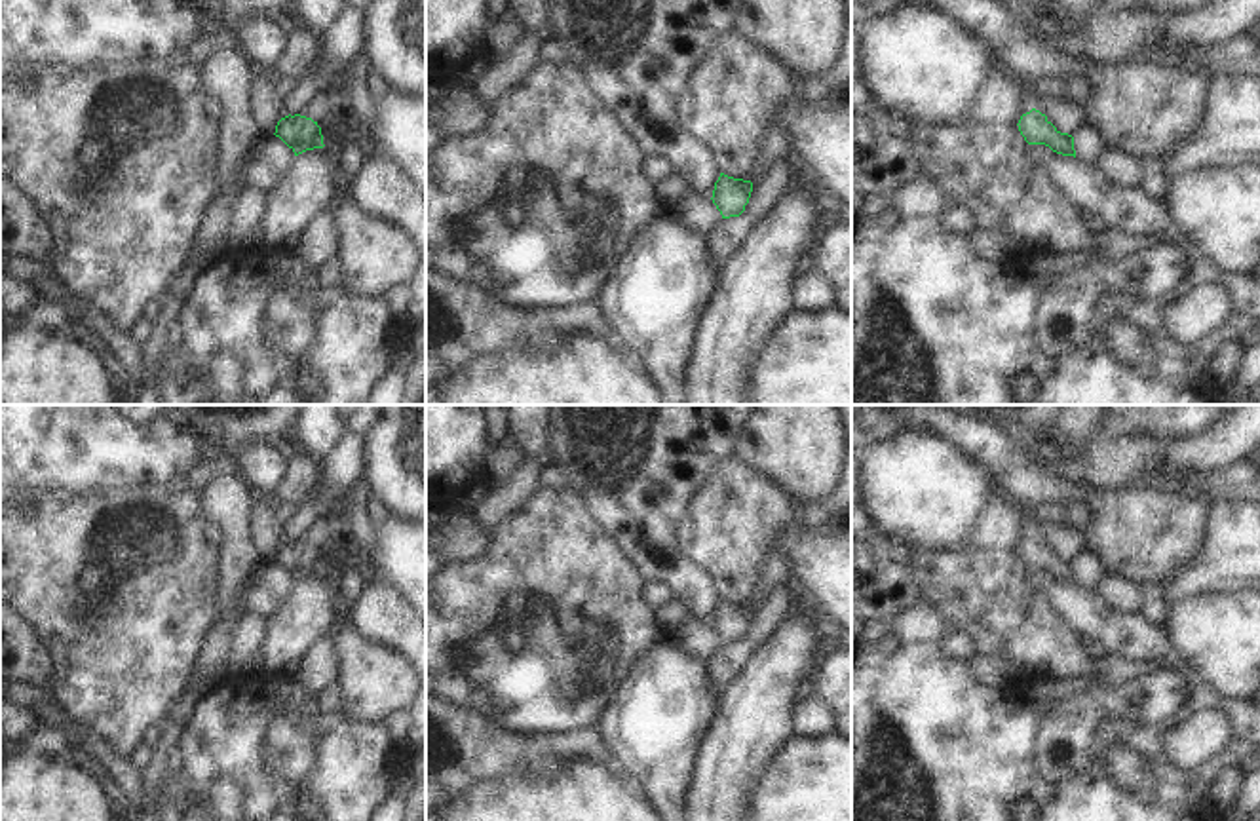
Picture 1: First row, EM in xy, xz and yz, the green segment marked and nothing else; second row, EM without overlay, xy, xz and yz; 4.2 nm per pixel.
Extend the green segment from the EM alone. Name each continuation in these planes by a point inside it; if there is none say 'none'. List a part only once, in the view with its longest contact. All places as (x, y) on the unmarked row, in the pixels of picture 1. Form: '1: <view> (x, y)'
none

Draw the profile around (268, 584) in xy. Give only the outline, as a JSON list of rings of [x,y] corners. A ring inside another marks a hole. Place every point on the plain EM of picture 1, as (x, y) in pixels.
[[[260,561],[245,583],[243,608],[245,612],[270,618],[287,599],[295,585],[293,574],[289,574],[276,561]]]

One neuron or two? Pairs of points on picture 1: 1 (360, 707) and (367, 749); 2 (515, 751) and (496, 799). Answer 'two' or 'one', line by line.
1: two
2: two

